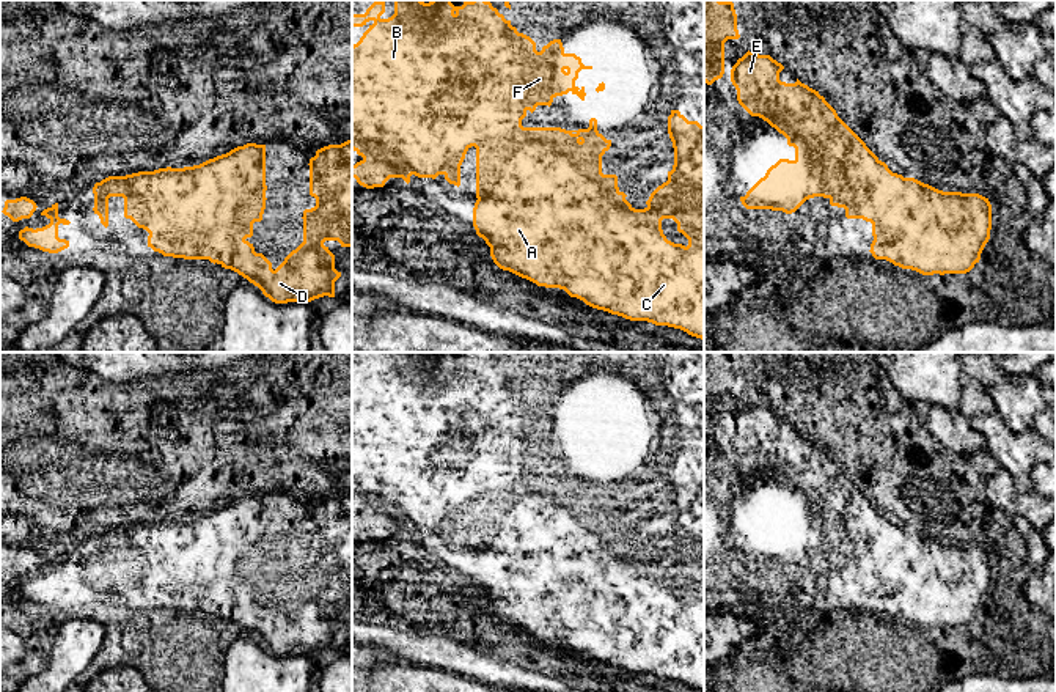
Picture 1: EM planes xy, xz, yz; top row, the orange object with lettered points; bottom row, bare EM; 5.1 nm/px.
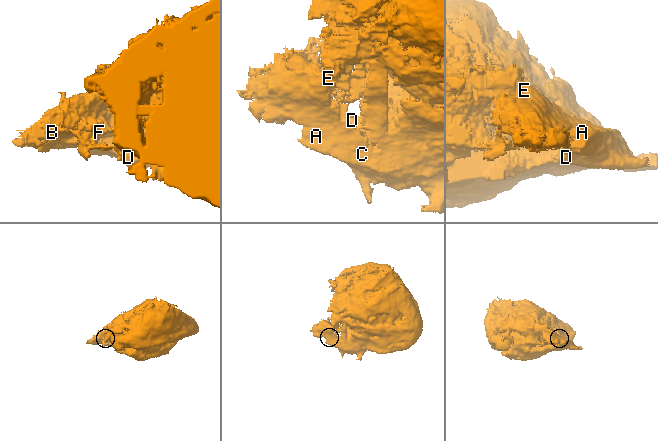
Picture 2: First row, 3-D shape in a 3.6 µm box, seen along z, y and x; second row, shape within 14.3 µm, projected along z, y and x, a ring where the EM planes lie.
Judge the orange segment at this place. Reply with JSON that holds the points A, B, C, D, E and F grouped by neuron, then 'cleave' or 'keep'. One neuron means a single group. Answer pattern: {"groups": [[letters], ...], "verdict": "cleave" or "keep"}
{"groups": [["A", "B", "C", "D", "E", "F"]], "verdict": "keep"}

